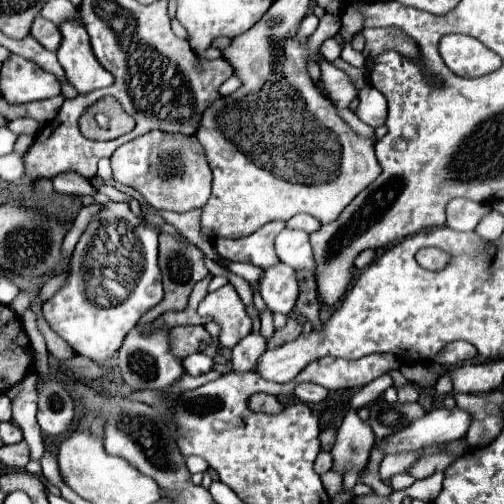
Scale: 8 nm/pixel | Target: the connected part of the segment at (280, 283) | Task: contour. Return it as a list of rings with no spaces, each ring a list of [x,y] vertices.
[[[274,264],[272,268],[264,268],[262,278],[258,280],[258,290],[272,312],[288,314],[298,296],[296,274],[288,264]]]

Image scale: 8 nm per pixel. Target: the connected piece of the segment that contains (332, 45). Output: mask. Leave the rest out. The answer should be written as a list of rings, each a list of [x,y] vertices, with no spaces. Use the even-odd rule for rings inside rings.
[[[328,38],[328,40],[322,44],[322,54],[328,58],[328,62],[332,62],[334,58],[338,58],[338,52],[340,52],[340,44],[338,44],[338,40]]]

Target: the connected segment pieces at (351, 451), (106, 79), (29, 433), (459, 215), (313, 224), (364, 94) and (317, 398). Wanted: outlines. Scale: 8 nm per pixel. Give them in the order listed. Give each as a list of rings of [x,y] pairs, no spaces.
[[[350,410],[338,428],[336,444],[330,450],[334,456],[332,468],[336,468],[336,472],[340,474],[344,474],[348,468],[354,468],[356,472],[360,472],[366,466],[374,444],[376,444],[376,438],[372,434],[370,424],[360,420],[356,410]]]
[[[68,20],[62,22],[58,28],[62,34],[62,42],[56,54],[70,84],[74,84],[74,88],[80,94],[92,92],[96,88],[112,86],[114,76],[108,74],[100,66],[100,62],[92,56],[88,34],[82,28],[82,24],[78,24],[78,20]]]
[[[32,372],[24,378],[22,394],[12,402],[12,420],[22,428],[24,440],[30,446],[32,460],[42,458],[42,436],[40,426],[36,424],[36,382],[38,376]]]
[[[454,198],[446,206],[446,226],[452,230],[474,230],[480,218],[490,210],[490,204],[476,204],[468,198]]]
[[[296,214],[294,218],[290,218],[290,220],[286,222],[286,228],[304,230],[304,232],[314,232],[316,228],[320,228],[320,222],[318,222],[314,216],[308,216],[308,214]]]
[[[366,86],[360,92],[360,106],[356,116],[372,128],[378,128],[386,122],[386,100],[374,86]]]
[[[300,384],[300,386],[296,386],[294,394],[298,400],[302,400],[306,404],[308,402],[322,402],[326,398],[326,390],[316,384]]]

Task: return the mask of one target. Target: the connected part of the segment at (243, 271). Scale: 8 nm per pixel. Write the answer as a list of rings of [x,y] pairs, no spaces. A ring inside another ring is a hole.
[[[224,260],[224,262],[226,262],[226,268],[228,268],[230,272],[242,276],[242,278],[244,278],[246,282],[250,282],[250,284],[256,284],[256,280],[260,278],[260,268],[256,268],[256,266],[252,266],[252,264],[240,264],[240,262],[228,262],[228,260]]]

